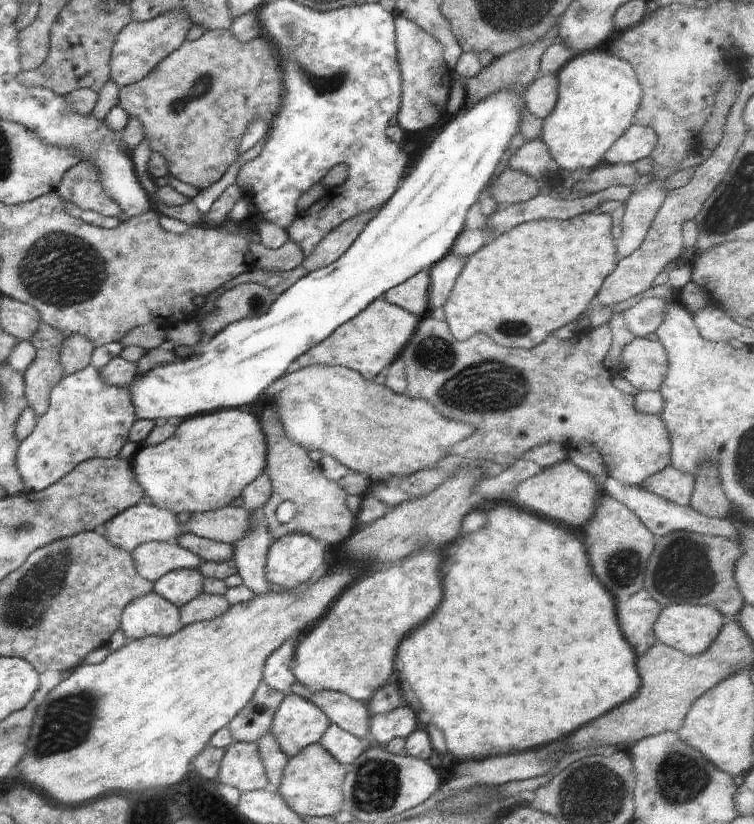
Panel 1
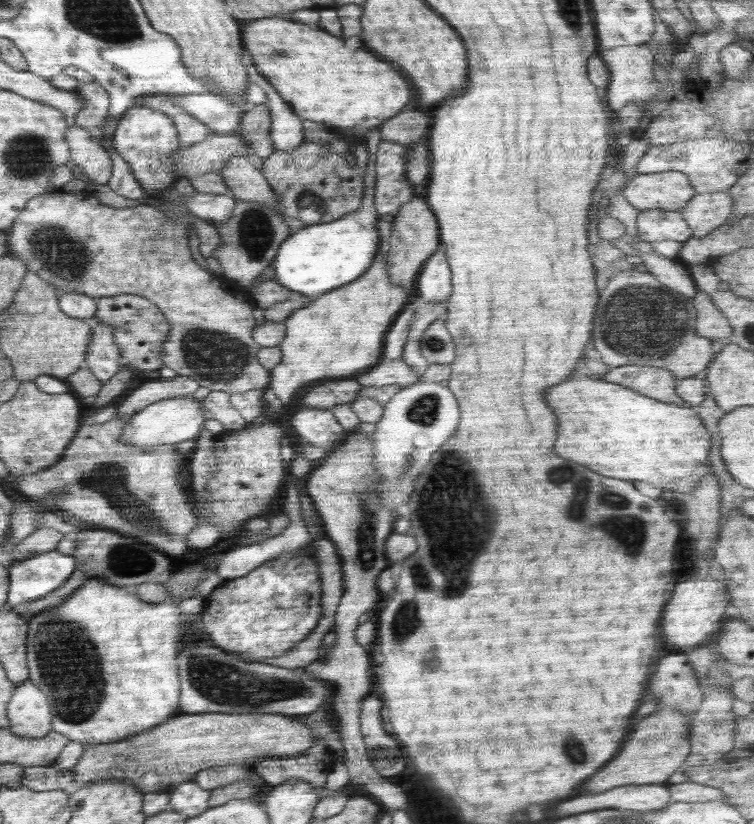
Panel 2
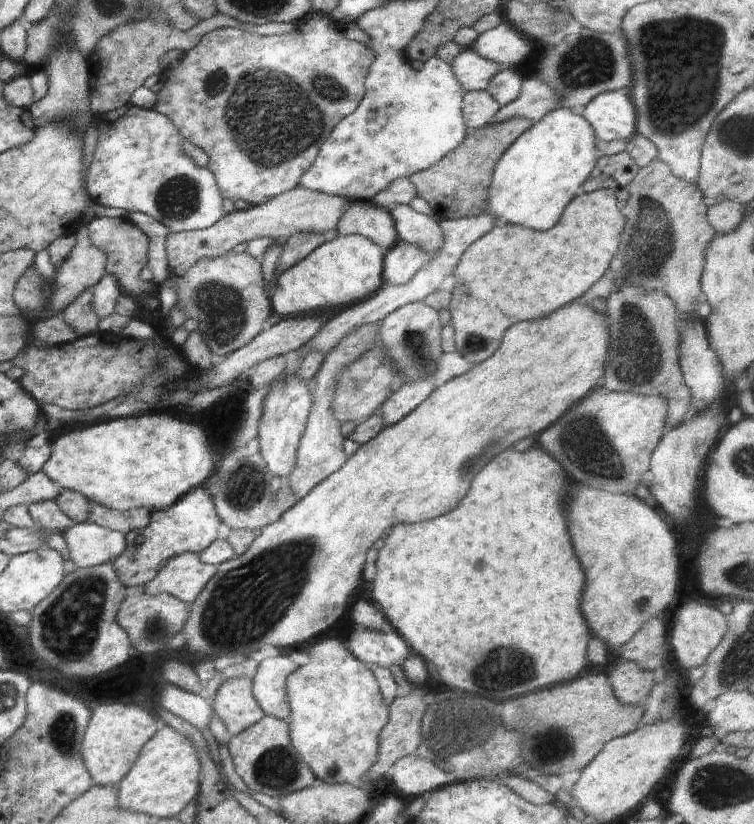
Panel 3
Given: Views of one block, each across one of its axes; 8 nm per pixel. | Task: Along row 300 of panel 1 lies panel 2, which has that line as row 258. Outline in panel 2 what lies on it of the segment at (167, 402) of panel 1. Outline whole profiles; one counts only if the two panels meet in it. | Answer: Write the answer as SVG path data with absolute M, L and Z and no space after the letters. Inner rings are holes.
M370 166L365 180L362 203L354 212L330 223L302 227L278 248L278 254L271 262L274 278L280 286L292 292L319 296L334 291L344 284L362 278L368 268L372 268L373 258L380 251L382 237L377 228L380 215L375 208L376 170Z

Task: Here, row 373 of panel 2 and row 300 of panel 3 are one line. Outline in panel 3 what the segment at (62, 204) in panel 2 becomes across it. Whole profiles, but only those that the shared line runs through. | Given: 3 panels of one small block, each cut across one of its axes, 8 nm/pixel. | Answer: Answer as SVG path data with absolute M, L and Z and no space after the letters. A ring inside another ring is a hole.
M245 251L197 260L186 274L172 277L172 284L178 288L176 306L188 319L198 322L197 331L217 357L232 354L258 336L273 312L270 296L264 290L261 261Z

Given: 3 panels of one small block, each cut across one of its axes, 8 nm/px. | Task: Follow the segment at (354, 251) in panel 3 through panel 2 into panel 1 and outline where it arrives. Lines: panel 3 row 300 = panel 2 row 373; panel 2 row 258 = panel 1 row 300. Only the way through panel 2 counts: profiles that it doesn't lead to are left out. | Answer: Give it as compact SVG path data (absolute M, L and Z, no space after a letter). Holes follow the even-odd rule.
M383 297L373 300L354 318L342 323L328 338L314 345L290 364L290 370L314 365L342 365L354 369L366 380L388 368L400 356L405 344L419 325L420 318Z

